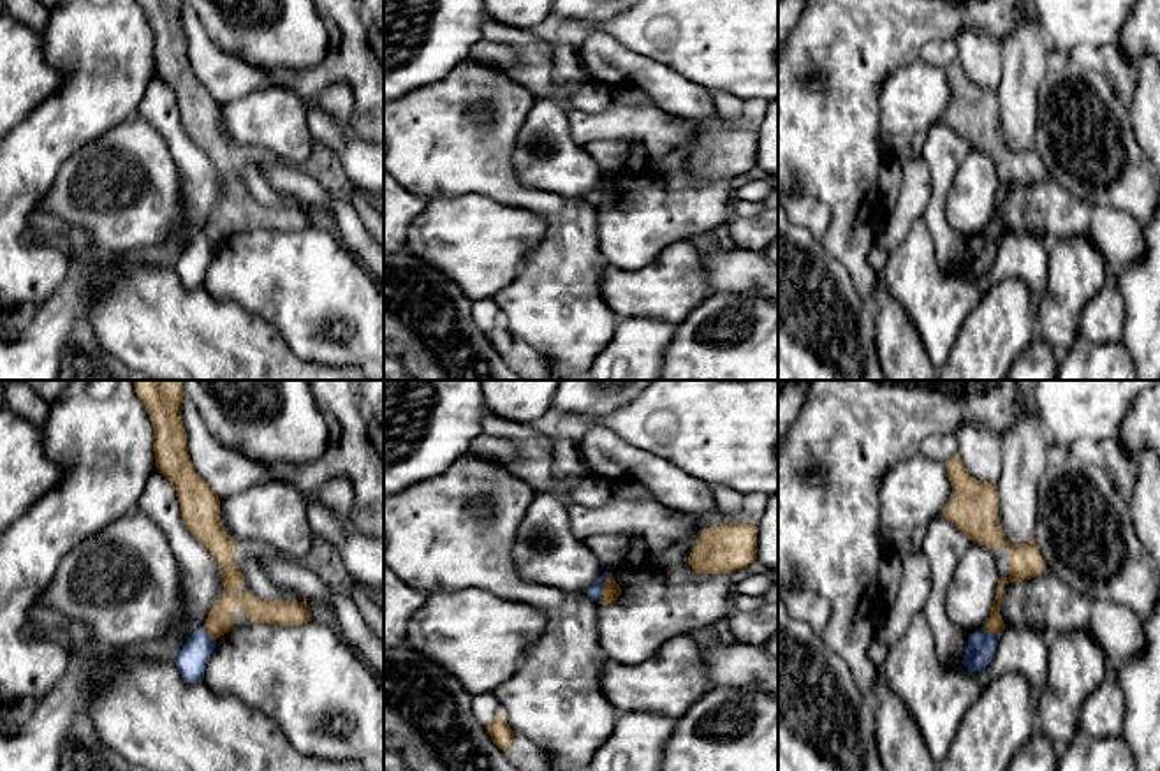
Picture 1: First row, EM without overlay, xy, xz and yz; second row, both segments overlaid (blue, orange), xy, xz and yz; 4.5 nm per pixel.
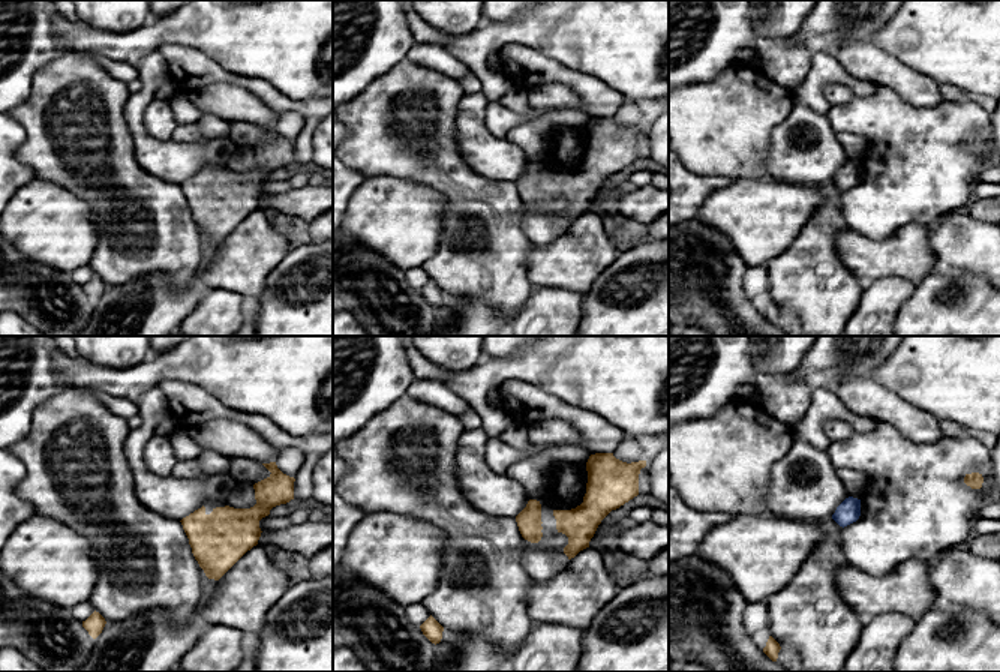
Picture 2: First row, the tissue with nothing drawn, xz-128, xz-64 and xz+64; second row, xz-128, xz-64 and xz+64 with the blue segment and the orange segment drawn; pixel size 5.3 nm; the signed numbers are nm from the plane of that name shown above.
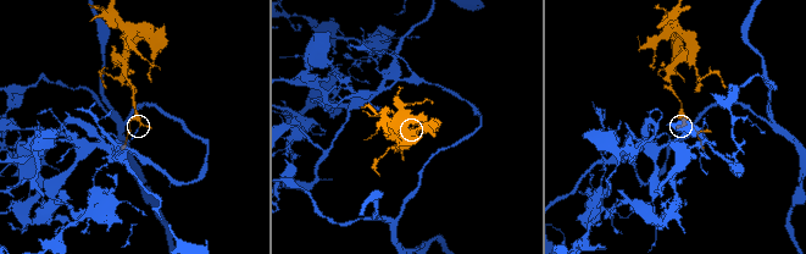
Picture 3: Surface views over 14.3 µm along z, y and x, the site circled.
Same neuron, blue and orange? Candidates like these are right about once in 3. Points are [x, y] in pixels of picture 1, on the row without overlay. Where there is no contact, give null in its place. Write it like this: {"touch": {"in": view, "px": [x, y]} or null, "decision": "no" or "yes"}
{"touch": {"in": "xz", "px": [602, 190]}, "decision": "no"}

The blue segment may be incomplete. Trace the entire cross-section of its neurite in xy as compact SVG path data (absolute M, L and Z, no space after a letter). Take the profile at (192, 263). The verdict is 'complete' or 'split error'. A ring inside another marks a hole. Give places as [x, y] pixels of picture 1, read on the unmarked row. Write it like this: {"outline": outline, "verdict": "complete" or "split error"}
{"outline": "M201 232L174 262L174 269L187 289L204 285L206 269L215 255L215 245Z", "verdict": "complete"}

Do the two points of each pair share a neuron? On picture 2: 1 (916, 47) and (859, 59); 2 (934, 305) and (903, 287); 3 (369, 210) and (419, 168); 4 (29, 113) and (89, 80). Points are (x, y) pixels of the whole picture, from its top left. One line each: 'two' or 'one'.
1: two
2: two
3: two
4: one

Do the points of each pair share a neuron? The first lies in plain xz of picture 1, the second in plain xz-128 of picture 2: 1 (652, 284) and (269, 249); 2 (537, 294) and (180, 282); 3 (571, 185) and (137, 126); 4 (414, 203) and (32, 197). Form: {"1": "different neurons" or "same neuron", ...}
{"1": "same neuron", "2": "same neuron", "3": "same neuron", "4": "different neurons"}

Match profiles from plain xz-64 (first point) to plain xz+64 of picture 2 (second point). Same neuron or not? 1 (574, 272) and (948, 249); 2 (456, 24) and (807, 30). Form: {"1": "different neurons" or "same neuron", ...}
{"1": "different neurons", "2": "different neurons"}

